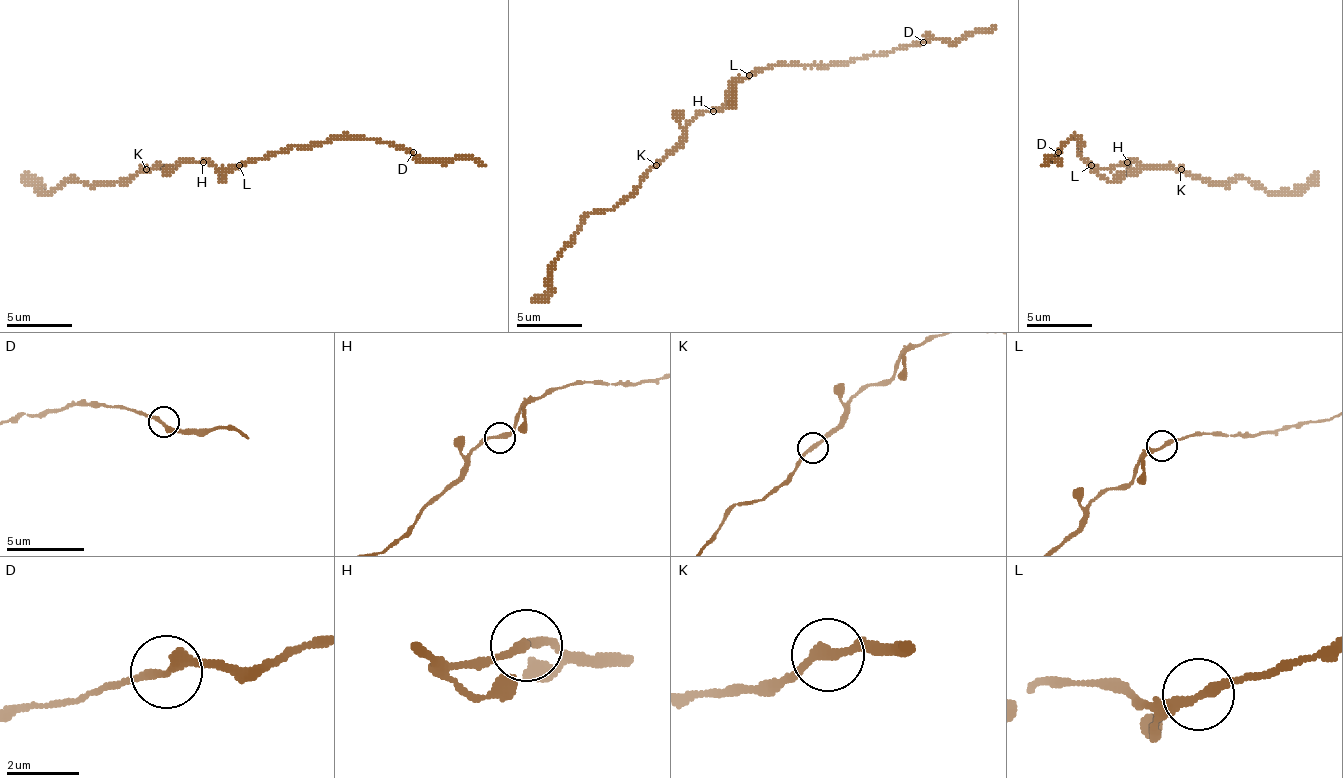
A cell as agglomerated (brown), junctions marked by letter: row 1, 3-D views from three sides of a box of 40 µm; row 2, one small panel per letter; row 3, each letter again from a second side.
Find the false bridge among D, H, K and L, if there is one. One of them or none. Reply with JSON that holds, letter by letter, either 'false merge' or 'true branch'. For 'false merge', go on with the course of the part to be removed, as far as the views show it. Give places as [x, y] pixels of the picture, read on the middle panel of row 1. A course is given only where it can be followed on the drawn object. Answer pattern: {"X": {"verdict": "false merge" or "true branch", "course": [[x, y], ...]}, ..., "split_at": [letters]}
{"D": {"verdict": "true branch"}, "H": {"verdict": "true branch"}, "K": {"verdict": "true branch"}, "L": {"verdict": "true branch"}, "split_at": []}

